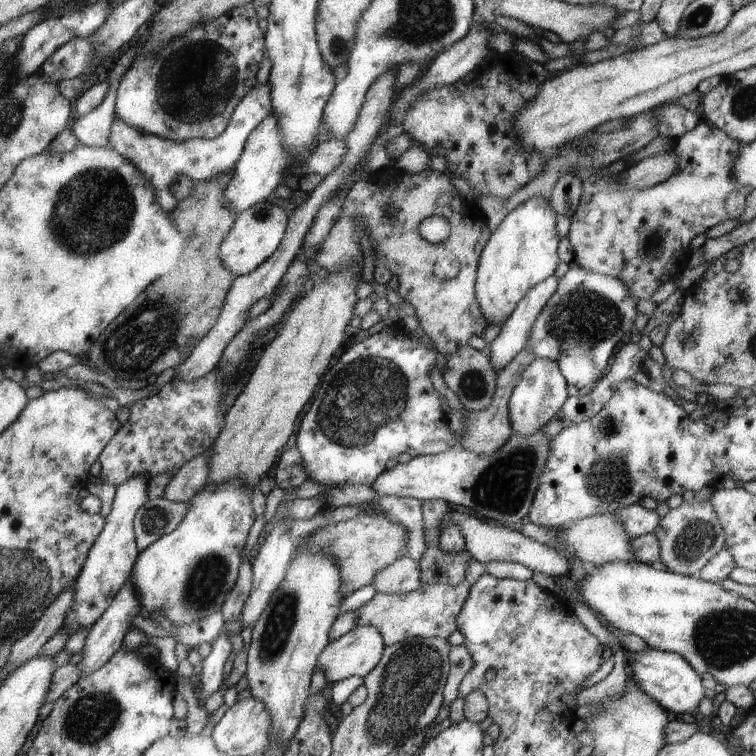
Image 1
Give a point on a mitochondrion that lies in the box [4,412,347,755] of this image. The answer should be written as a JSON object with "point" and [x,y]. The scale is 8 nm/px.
{"point":[93,716]}

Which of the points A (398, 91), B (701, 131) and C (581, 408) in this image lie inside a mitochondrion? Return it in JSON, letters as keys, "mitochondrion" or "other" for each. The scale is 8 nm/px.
{"A":"other","B":"other","C":"other"}

